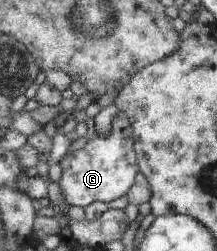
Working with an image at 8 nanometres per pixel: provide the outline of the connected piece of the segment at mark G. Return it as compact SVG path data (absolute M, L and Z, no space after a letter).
M116 113L109 135L90 140L79 151L59 162L62 167L59 186L65 203L69 207L84 208L94 201L108 203L126 196L139 173L134 143L129 118L126 113Z

